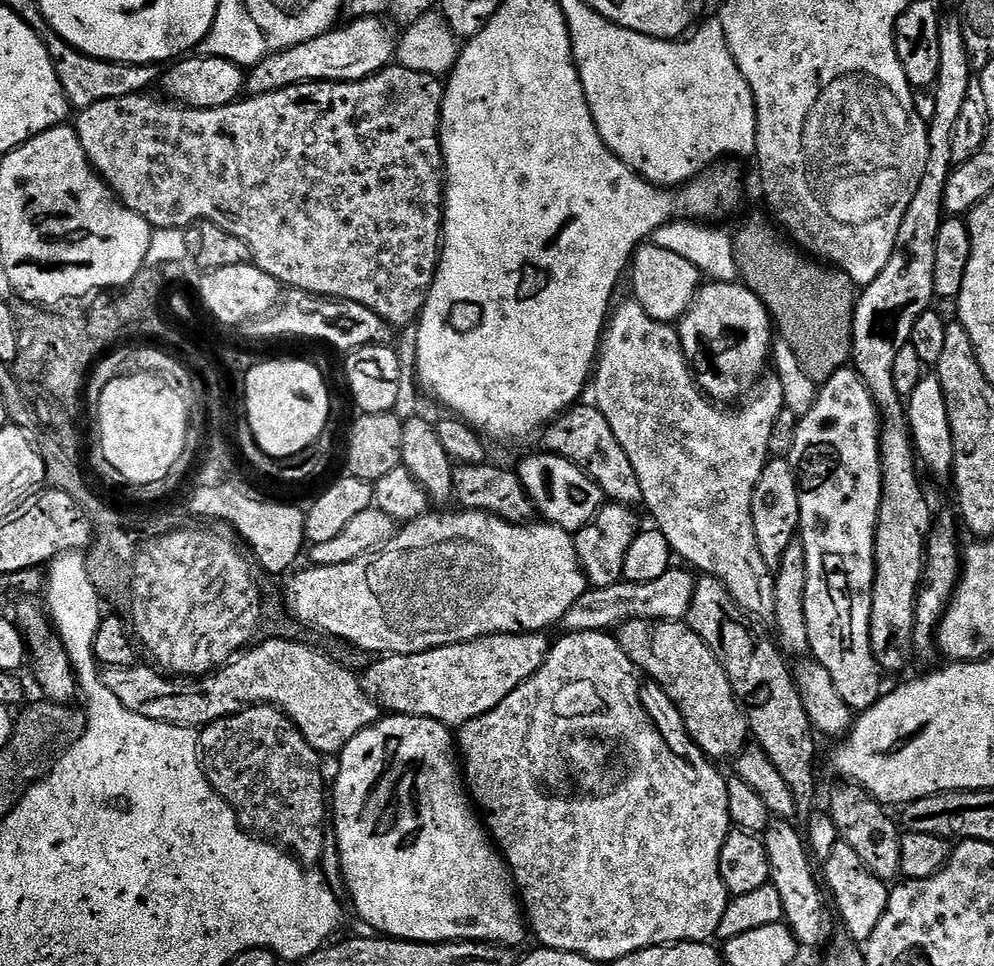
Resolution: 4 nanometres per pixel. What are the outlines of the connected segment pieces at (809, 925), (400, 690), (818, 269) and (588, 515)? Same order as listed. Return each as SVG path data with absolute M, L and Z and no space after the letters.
M776 818L769 823L768 829L762 834L762 839L766 846L766 854L770 858L770 870L772 871L770 882L782 898L783 923L787 924L789 930L792 931L801 949L820 947L823 949L834 936L832 920L828 917L828 908L824 905L825 893L818 879L817 869L816 872L812 869L814 861L801 829L799 832L792 822L784 818Z
M515 632L483 636L477 640L467 640L461 644L442 646L425 652L415 652L409 656L385 655L377 659L362 674L362 683L368 695L381 709L397 716L421 716L436 720L449 730L458 730L466 722L494 710L522 682L526 682L541 668L548 657L550 640L544 632Z
M756 212L732 236L734 262L739 279L767 306L775 331L784 339L787 351L798 358L798 366L810 379L823 382L852 358L852 323L858 299L858 286L835 266L825 266L819 259L805 254L767 215Z
M541 451L540 456L528 456L518 467L518 475L528 491L535 511L540 512L545 521L565 528L570 533L577 533L580 529L593 523L596 513L605 503L604 492L590 479L574 462L561 456L553 456L551 452Z

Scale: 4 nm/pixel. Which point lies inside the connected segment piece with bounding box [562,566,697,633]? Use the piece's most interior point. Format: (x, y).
(668, 598)

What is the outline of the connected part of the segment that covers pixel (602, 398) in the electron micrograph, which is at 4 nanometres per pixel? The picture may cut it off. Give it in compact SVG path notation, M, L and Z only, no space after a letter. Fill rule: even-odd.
M635 302L618 308L611 313L602 340L594 379L590 384L590 396L592 392L594 406L602 418L610 422L614 438L622 442L622 450L626 450L634 466L634 474L638 474L643 507L648 507L656 523L653 525L664 535L673 553L685 560L681 560L685 565L691 566L697 573L718 578L718 582L730 590L749 616L760 622L771 622L774 618L776 577L766 558L762 558L762 550L754 534L752 499L758 478L762 478L762 470L770 459L768 447L774 422L778 414L785 411L780 377L765 375L743 401L744 408L713 402L705 396L692 375L680 345L679 331L673 325L650 318L644 313L643 306Z

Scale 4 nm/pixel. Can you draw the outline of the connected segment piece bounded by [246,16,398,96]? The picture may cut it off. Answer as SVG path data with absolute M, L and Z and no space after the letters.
M367 16L361 20L353 20L351 22L345 23L345 28L340 28L341 26L333 27L331 32L323 32L318 38L310 38L310 42L302 42L298 46L290 46L286 50L281 52L275 52L273 56L268 56L262 61L261 64L253 64L247 69L246 72L246 92L248 96L261 96L262 94L270 94L271 92L277 92L283 88L289 88L295 84L307 84L309 82L347 82L350 80L365 80L368 76L373 76L375 72L380 72L384 68L389 67L393 63L394 57L398 52L398 40L392 37L392 32L390 29L384 25L385 21L383 19L377 18L375 16Z

